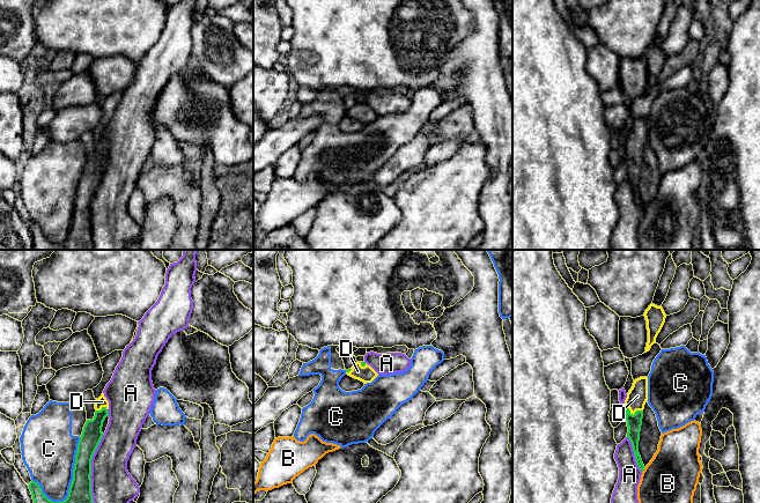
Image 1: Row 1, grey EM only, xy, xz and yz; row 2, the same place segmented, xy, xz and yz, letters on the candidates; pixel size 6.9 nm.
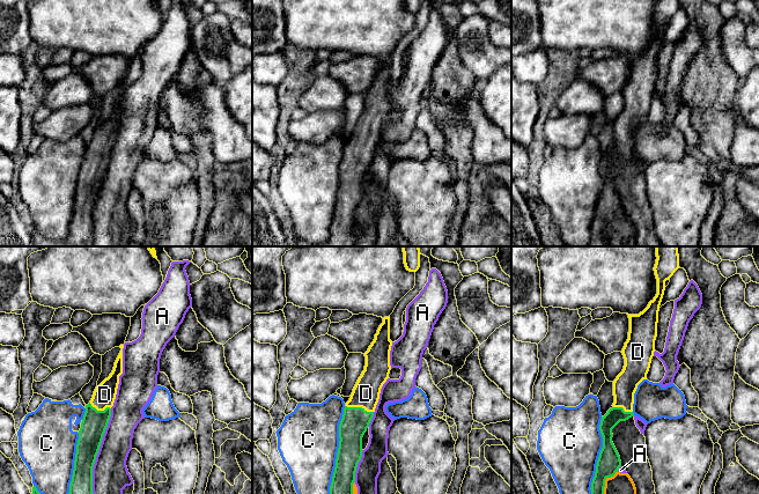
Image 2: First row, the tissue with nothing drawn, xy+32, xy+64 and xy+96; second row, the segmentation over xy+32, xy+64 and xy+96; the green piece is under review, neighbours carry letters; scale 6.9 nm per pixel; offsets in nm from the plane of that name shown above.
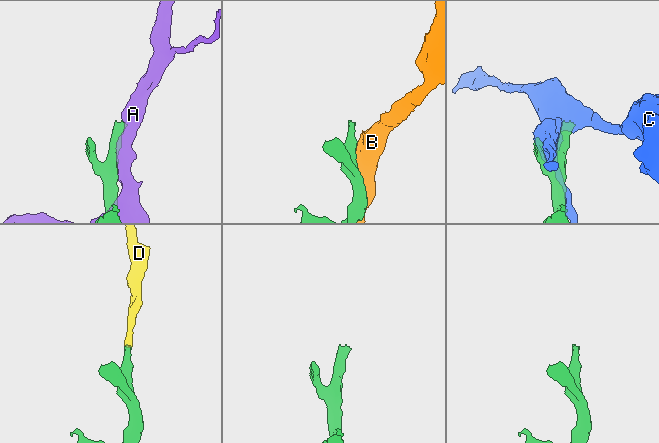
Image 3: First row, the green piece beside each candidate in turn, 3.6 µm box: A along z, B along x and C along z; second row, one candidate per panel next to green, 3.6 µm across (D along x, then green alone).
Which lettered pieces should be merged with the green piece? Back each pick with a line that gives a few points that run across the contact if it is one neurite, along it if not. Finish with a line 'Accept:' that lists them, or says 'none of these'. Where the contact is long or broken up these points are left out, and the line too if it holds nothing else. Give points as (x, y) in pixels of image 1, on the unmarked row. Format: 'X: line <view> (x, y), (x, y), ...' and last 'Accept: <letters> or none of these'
D: line yz (634, 163), (632, 155), (637, 137)
Accept: D

